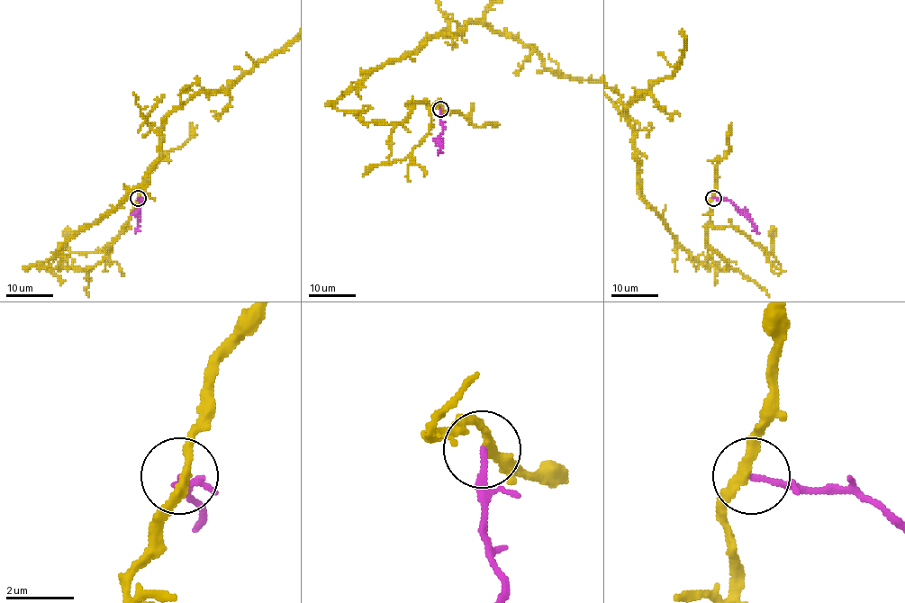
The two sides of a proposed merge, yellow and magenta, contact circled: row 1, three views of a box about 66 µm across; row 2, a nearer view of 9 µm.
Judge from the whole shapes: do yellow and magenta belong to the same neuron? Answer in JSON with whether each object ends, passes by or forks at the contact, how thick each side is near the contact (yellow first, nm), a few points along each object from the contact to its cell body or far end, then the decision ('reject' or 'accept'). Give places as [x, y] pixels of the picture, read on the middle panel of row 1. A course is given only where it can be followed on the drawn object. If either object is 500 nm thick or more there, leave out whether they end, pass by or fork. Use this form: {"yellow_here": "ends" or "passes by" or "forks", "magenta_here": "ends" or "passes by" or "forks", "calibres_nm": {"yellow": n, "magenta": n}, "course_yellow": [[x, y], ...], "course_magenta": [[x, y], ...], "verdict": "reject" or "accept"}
{"yellow_here": "passes by", "magenta_here": "ends", "calibres_nm": {"yellow": 240, "magenta": 170}, "course_magenta": [[441, 108], [443, 132], [439, 150], [443, 148]], "verdict": "reject"}

